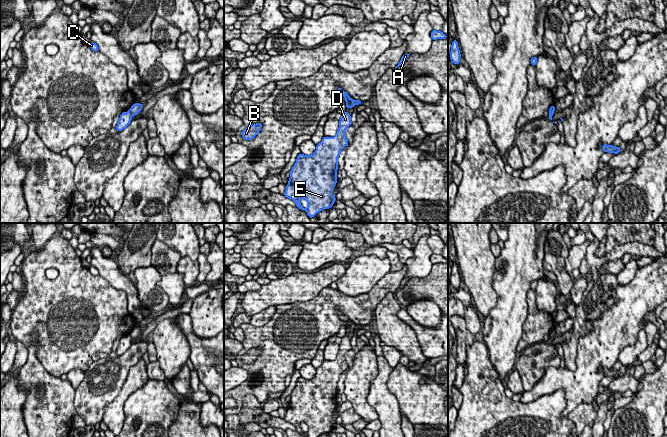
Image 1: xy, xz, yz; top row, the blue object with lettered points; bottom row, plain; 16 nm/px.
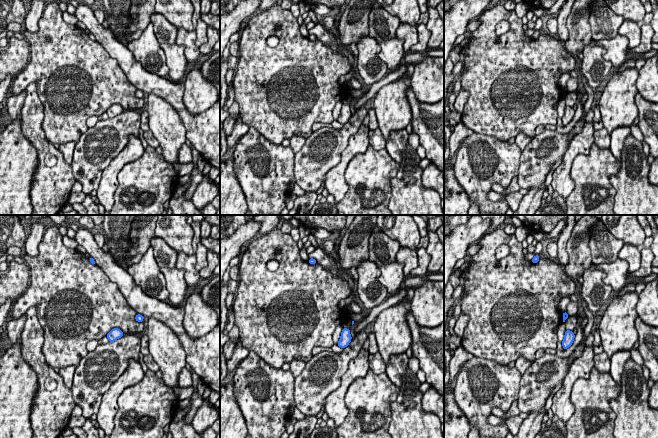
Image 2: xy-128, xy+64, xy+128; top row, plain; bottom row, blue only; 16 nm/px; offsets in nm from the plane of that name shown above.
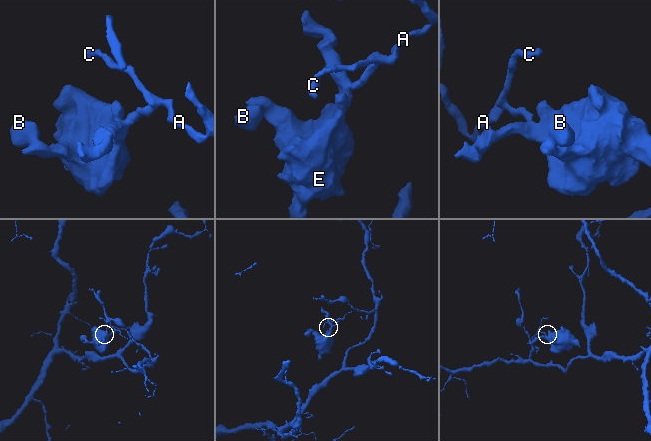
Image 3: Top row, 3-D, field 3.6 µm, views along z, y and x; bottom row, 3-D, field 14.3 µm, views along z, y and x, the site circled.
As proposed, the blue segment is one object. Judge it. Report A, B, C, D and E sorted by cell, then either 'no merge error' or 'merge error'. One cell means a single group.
A C / B D E | merge error

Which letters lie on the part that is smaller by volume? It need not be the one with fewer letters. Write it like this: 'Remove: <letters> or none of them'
Remove: B, D, E

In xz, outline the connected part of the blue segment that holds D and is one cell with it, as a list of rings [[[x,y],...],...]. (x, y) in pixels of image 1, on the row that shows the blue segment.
[[[345,111],[339,120],[336,135],[333,137],[324,136],[322,141],[316,145],[316,150],[312,155],[300,153],[290,171],[290,179],[283,195],[293,200],[298,209],[305,210],[310,219],[321,210],[332,208],[336,201],[332,192],[337,184],[338,157],[342,149],[349,144],[345,130],[351,125],[351,115]]]

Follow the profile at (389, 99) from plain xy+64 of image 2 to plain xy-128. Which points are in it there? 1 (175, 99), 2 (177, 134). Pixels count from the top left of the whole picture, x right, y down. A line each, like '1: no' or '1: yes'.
1: no
2: yes

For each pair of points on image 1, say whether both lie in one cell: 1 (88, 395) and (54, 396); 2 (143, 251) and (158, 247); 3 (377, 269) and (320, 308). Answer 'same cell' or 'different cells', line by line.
1: different cells
2: different cells
3: different cells

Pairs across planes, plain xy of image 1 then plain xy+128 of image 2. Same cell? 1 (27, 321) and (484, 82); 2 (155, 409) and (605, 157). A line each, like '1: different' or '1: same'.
1: same
2: same

